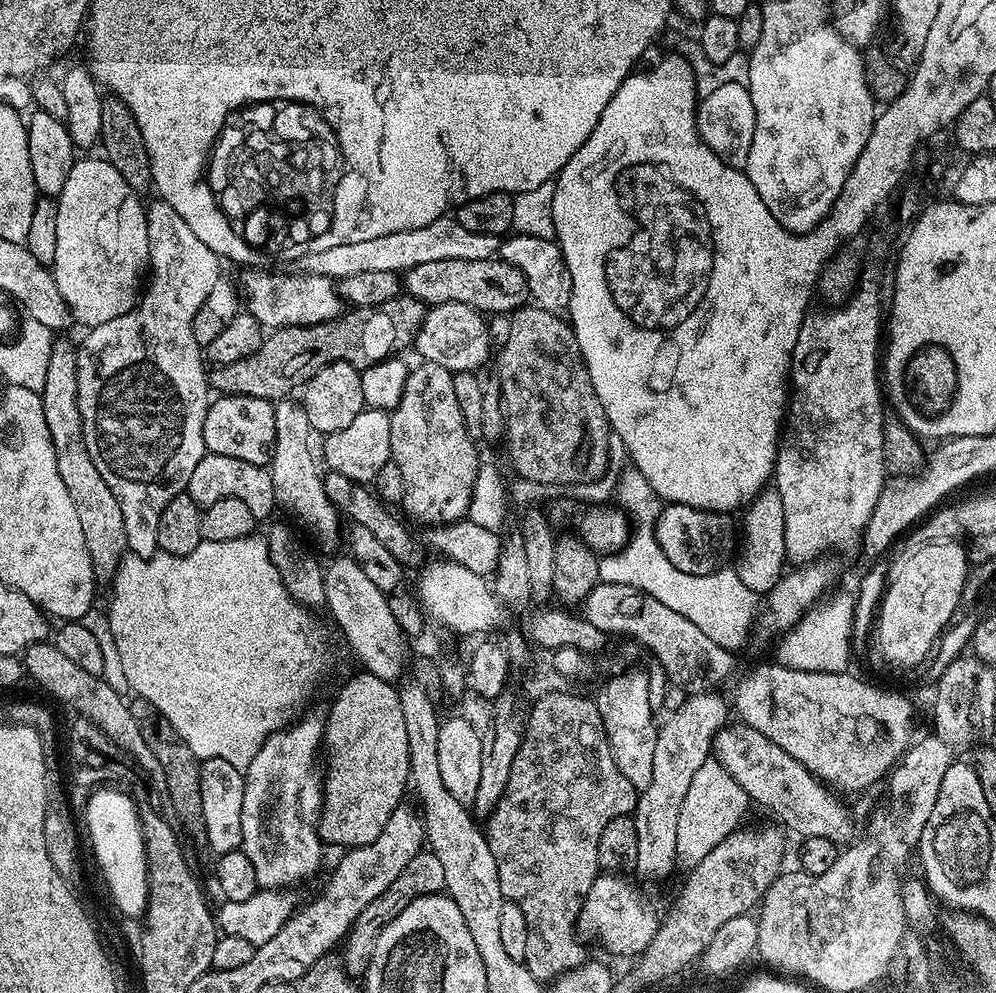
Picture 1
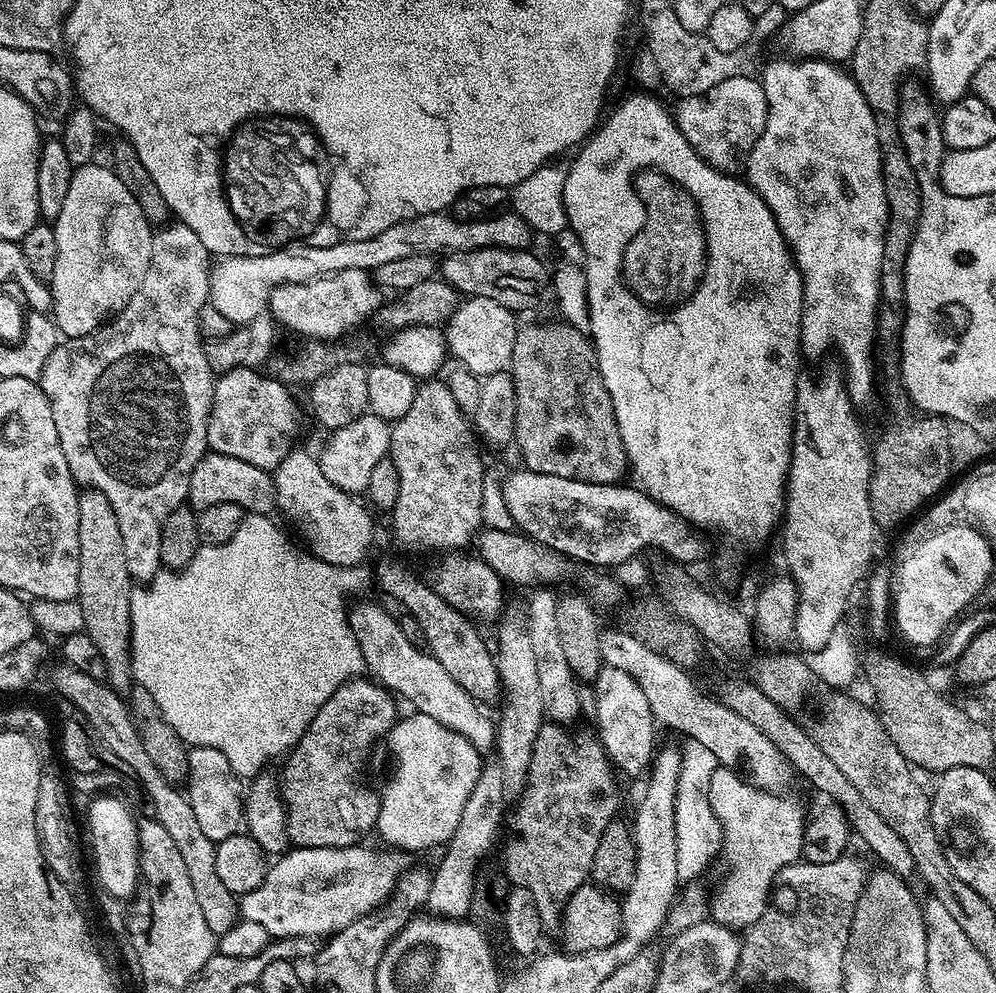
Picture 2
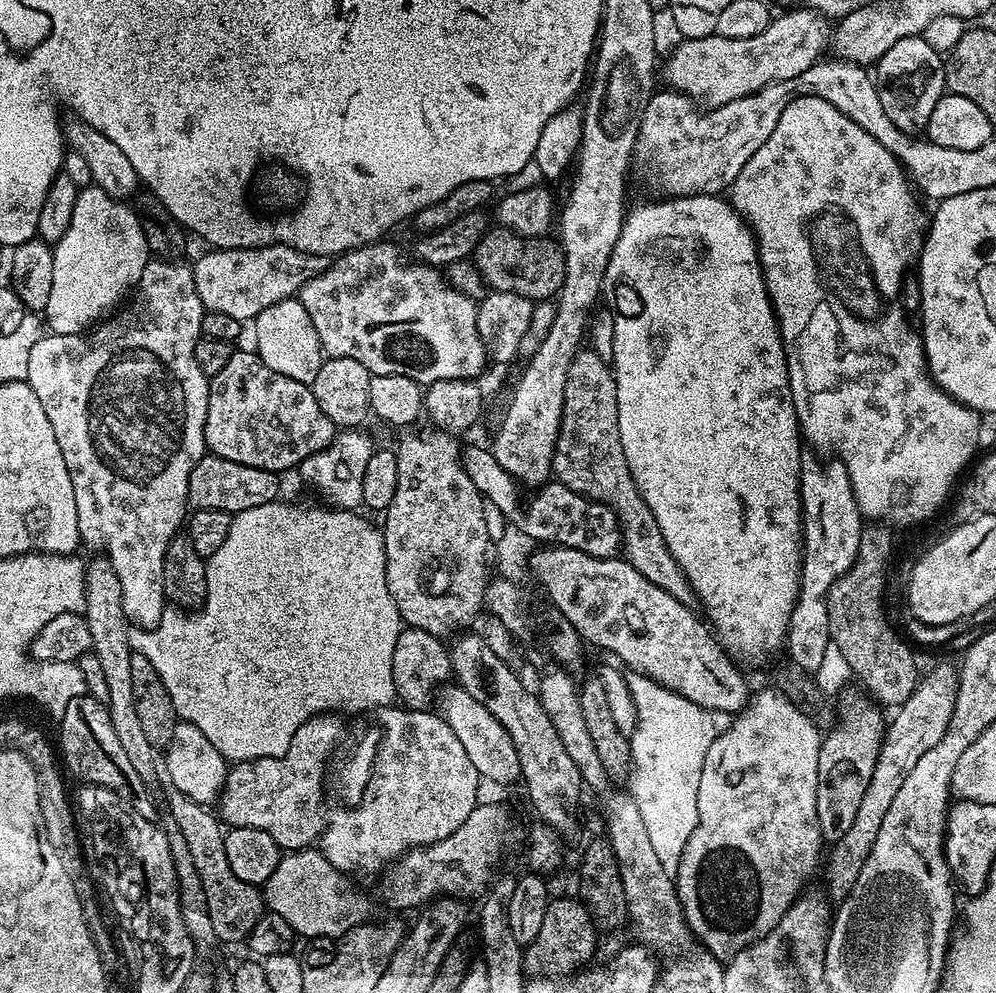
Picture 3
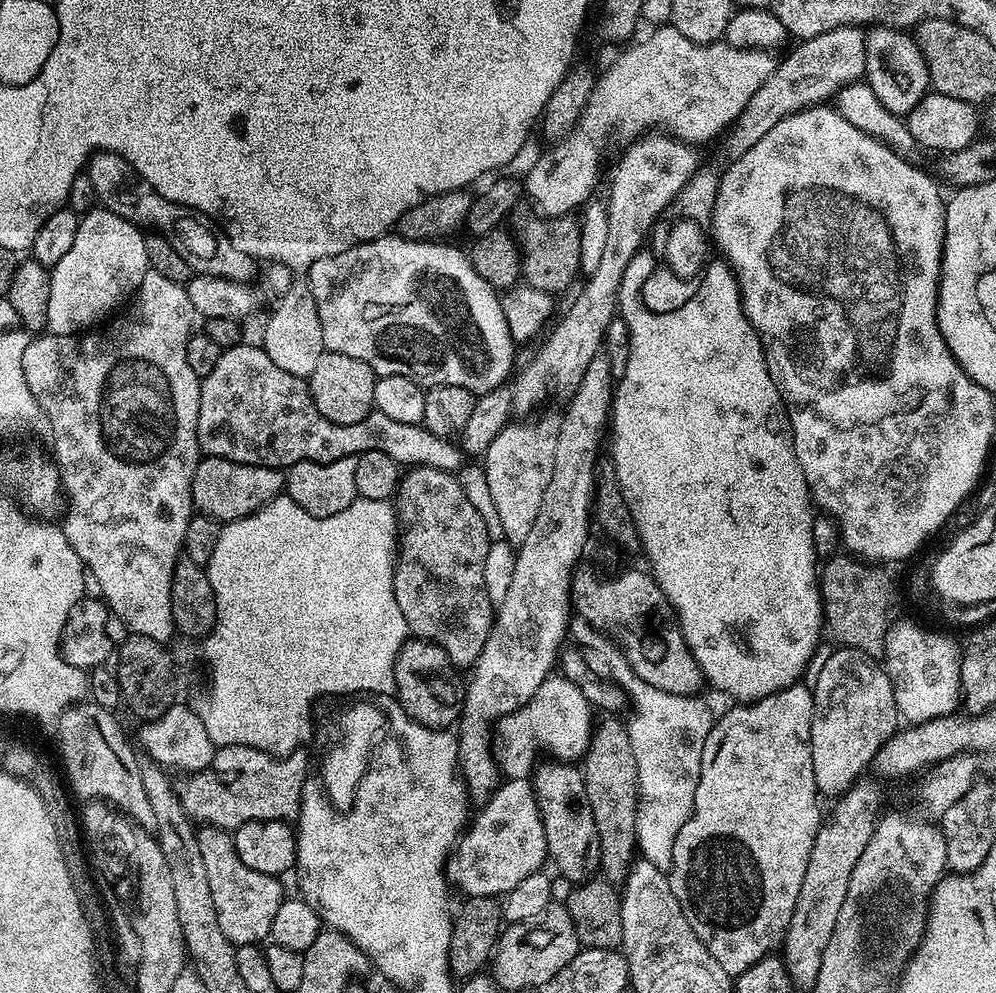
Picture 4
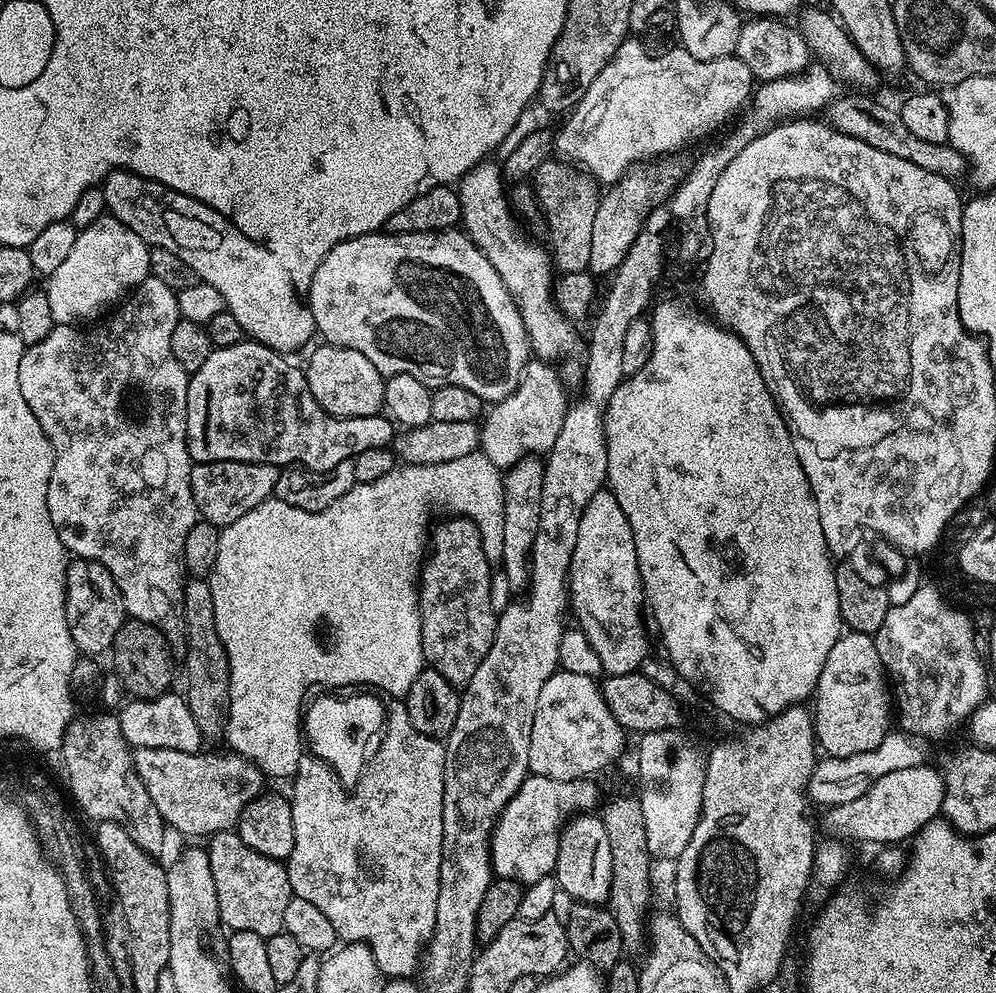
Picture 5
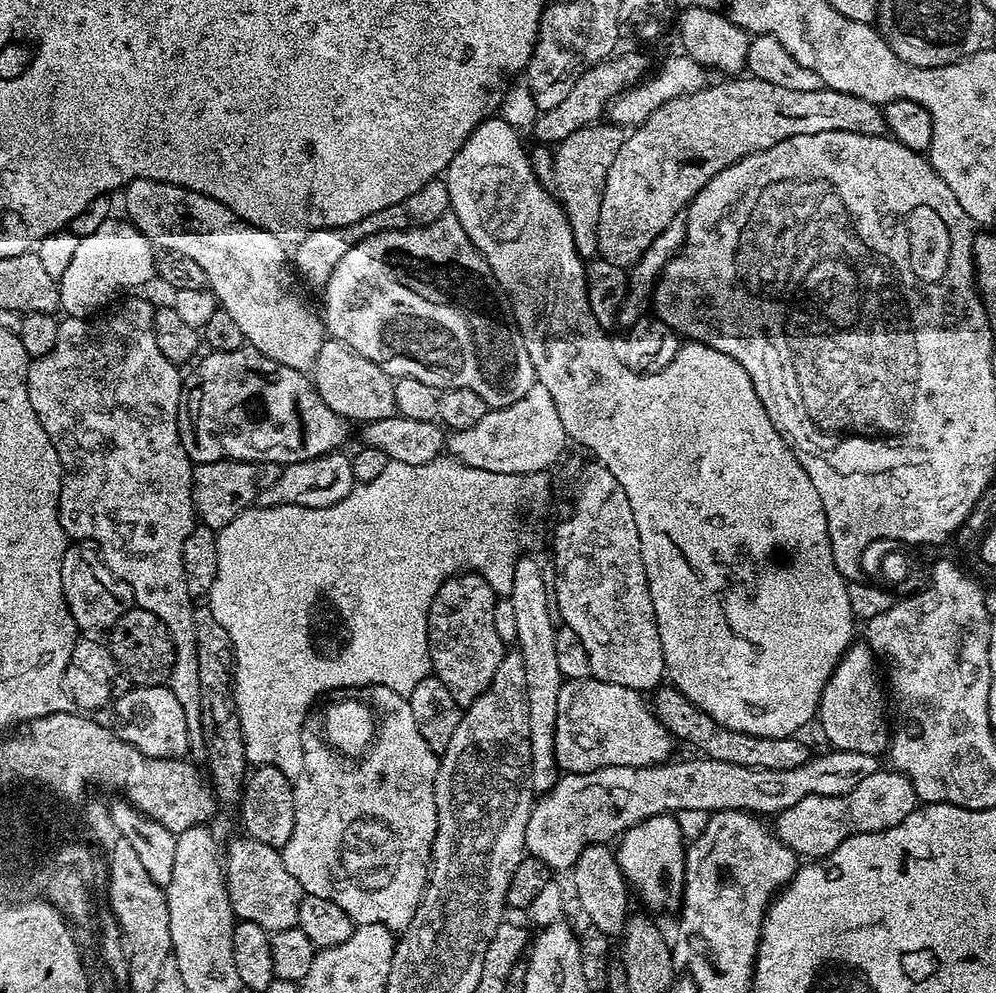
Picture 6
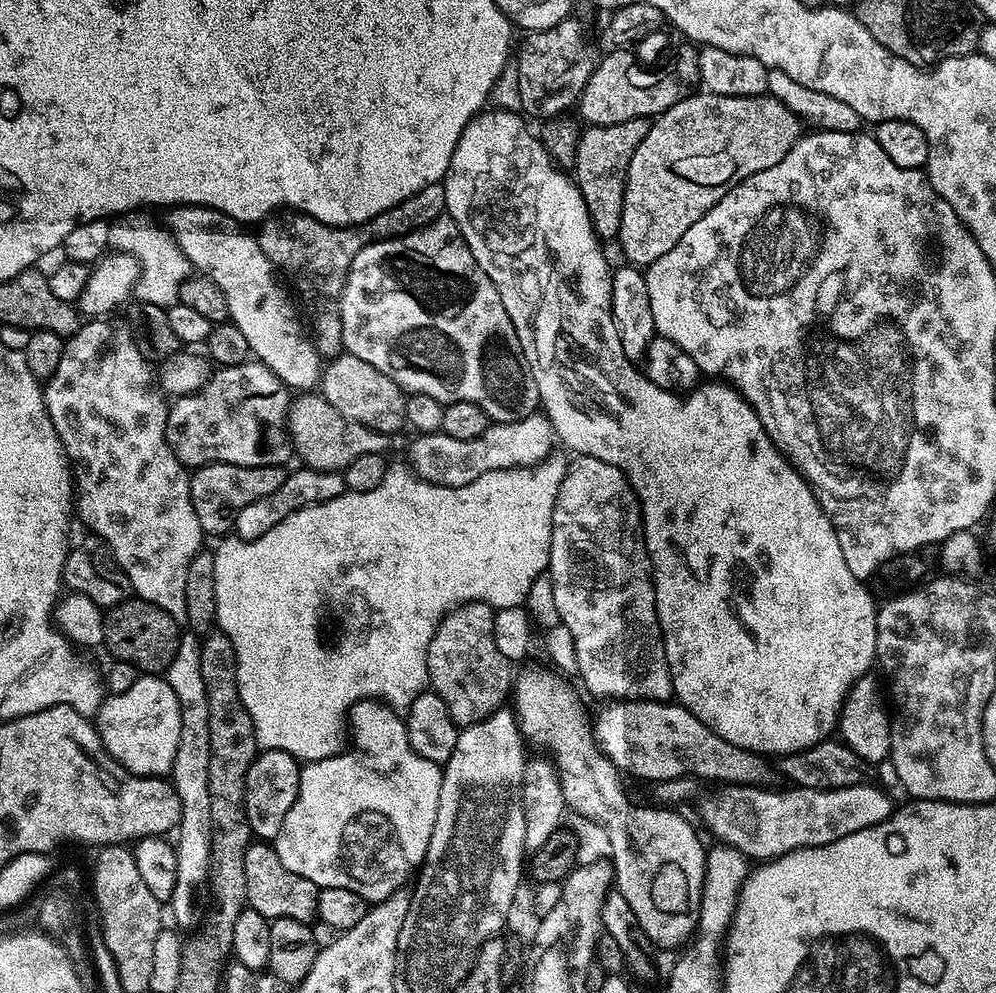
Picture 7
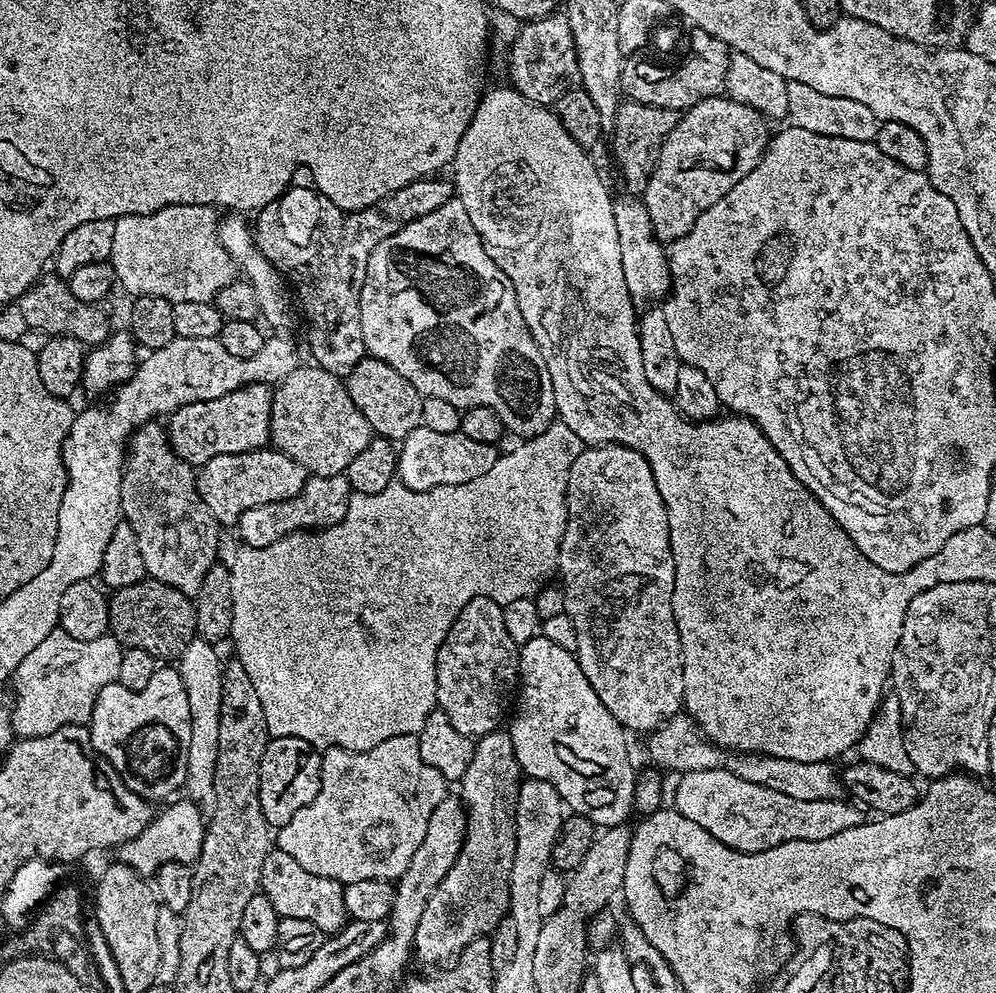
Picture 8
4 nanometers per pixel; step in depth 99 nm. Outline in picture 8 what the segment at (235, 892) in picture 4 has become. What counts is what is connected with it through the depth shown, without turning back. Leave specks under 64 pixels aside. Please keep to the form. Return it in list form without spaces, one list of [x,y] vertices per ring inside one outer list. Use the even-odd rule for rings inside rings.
[[[279,850],[269,851],[268,857],[260,867],[259,891],[274,906],[274,910],[281,917],[306,918],[306,922],[314,922],[318,930],[325,934],[335,934],[345,927],[344,920],[349,919],[344,905],[344,885],[338,880],[322,878],[318,874],[310,874],[290,854]]]

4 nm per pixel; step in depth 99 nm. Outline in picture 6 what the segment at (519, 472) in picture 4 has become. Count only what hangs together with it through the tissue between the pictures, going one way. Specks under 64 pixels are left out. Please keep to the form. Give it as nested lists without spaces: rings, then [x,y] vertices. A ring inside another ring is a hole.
[[[531,554],[520,557],[514,566],[514,586],[507,597],[514,604],[517,638],[515,643],[524,669],[526,670],[526,694],[530,706],[530,754],[532,755],[532,770],[530,787],[533,793],[543,794],[556,785],[558,765],[556,763],[556,719],[558,718],[558,692],[565,682],[559,672],[555,636],[558,627],[550,607],[550,584],[544,581],[544,572],[540,564]],[[549,608],[549,609],[548,609]],[[552,616],[553,620],[552,621]]]

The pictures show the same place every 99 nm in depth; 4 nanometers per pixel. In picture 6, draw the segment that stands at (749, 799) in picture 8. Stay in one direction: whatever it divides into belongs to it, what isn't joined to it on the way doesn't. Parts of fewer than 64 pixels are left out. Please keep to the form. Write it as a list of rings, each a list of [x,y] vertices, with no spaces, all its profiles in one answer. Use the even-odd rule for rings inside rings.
[[[881,770],[858,782],[846,794],[802,798],[795,806],[775,813],[774,831],[783,844],[796,851],[797,857],[823,858],[854,834],[881,832],[898,826],[917,807],[916,790],[910,778],[895,770]]]

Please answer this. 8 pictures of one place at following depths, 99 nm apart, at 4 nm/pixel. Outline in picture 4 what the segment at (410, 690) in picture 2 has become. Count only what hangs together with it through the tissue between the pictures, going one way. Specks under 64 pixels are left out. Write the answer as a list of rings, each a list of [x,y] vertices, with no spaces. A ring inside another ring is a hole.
[[[553,674],[545,678],[542,686],[534,690],[530,702],[524,707],[512,712],[509,716],[502,716],[494,724],[494,755],[496,766],[501,773],[510,780],[528,780],[531,777],[537,763],[539,752],[545,752],[545,757],[565,762],[576,762],[581,759],[588,750],[594,727],[594,709],[582,696],[581,690],[568,681],[561,674]]]

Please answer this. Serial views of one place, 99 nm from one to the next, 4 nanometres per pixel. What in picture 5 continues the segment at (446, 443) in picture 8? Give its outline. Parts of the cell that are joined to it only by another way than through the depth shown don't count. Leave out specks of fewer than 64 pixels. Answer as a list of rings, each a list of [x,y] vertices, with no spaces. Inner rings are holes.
[[[539,358],[529,359],[517,388],[505,400],[495,401],[487,409],[479,425],[479,451],[484,452],[494,466],[507,470],[524,456],[539,457],[554,446],[558,430],[562,430],[562,422],[568,413],[570,399],[560,385],[559,374],[552,368],[555,367],[551,363]]]

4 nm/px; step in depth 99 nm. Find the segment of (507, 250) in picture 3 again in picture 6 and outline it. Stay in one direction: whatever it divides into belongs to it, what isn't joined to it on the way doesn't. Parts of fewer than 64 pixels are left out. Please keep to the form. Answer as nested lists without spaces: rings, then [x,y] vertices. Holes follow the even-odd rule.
[[[597,122],[582,130],[574,130],[574,134],[561,140],[554,148],[554,195],[568,215],[570,234],[574,234],[574,246],[586,262],[591,261],[600,250],[598,216],[602,214],[606,174],[610,174],[610,166],[625,139],[626,132],[623,127],[610,122]]]

